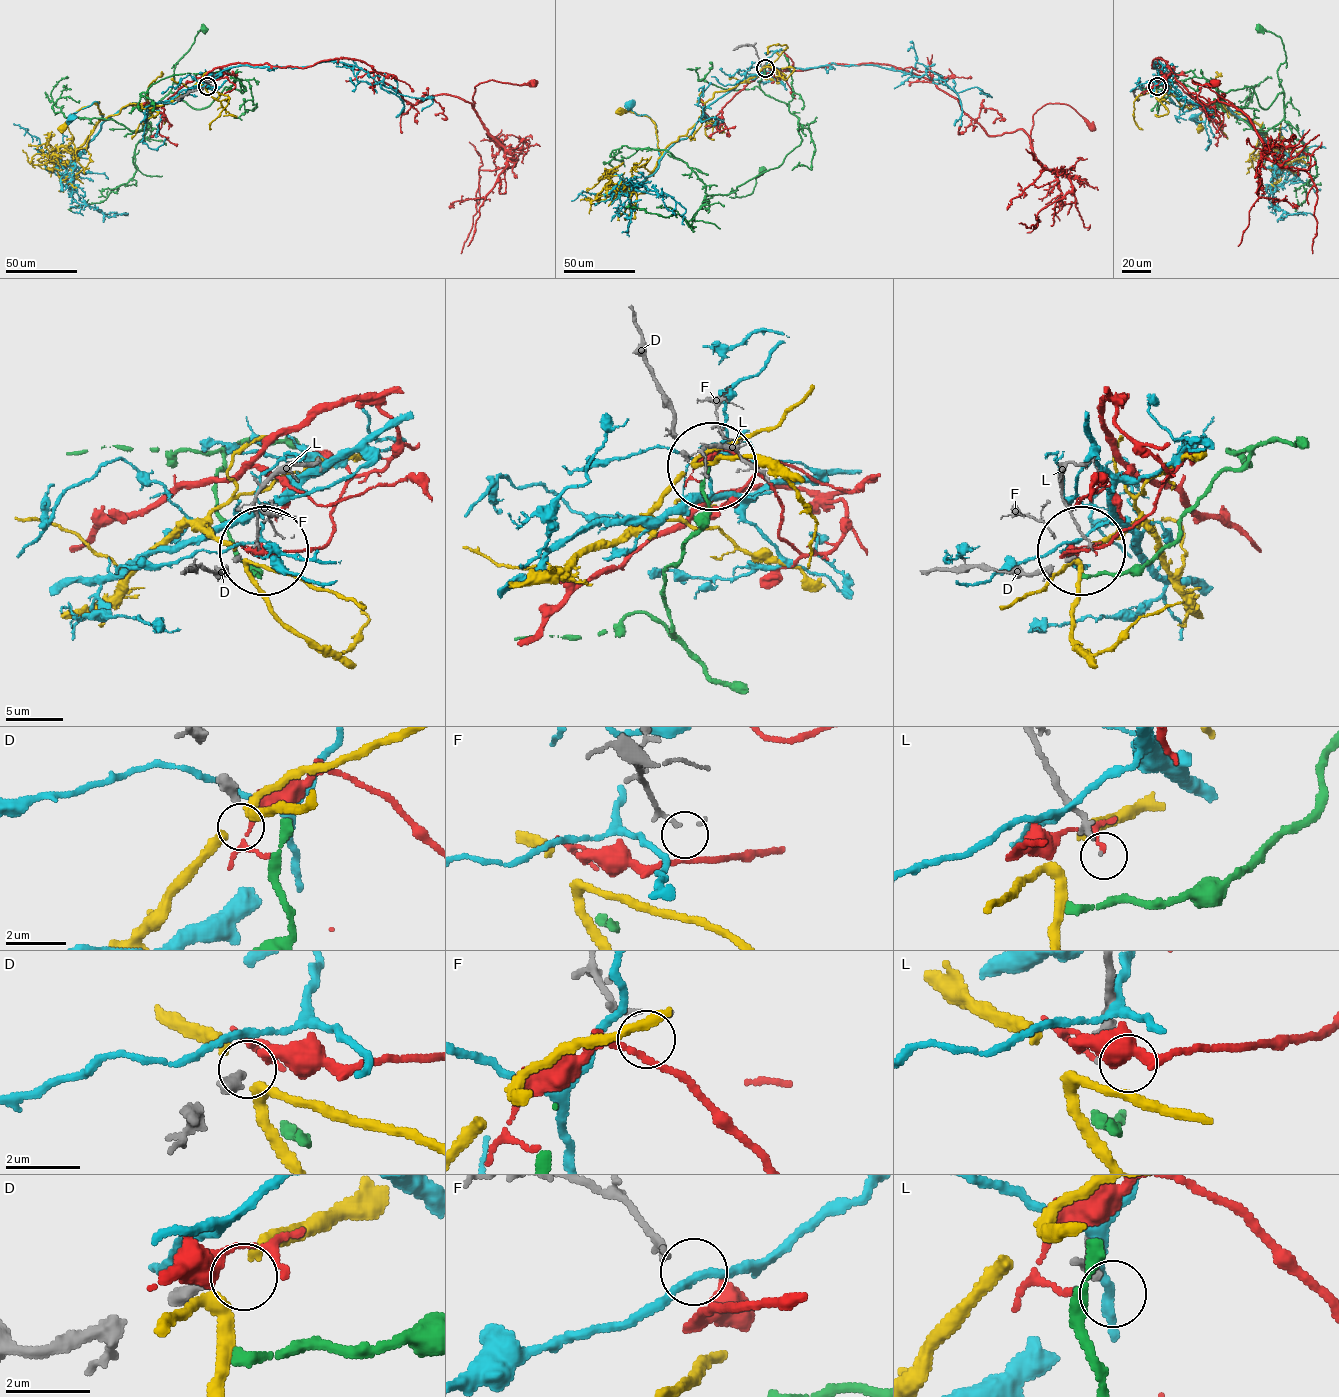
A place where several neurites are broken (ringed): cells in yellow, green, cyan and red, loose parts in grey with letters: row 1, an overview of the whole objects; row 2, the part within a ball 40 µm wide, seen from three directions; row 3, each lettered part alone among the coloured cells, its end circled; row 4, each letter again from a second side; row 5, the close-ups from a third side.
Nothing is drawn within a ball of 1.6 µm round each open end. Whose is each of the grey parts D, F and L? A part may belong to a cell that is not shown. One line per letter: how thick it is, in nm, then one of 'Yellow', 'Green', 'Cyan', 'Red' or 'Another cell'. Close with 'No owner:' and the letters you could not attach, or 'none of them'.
D: Thickness 320 nm. Another cell
F: Thickness 170 nm. Another cell
L: Thickness 220 nm. Another cell
No owner: D, F, L

